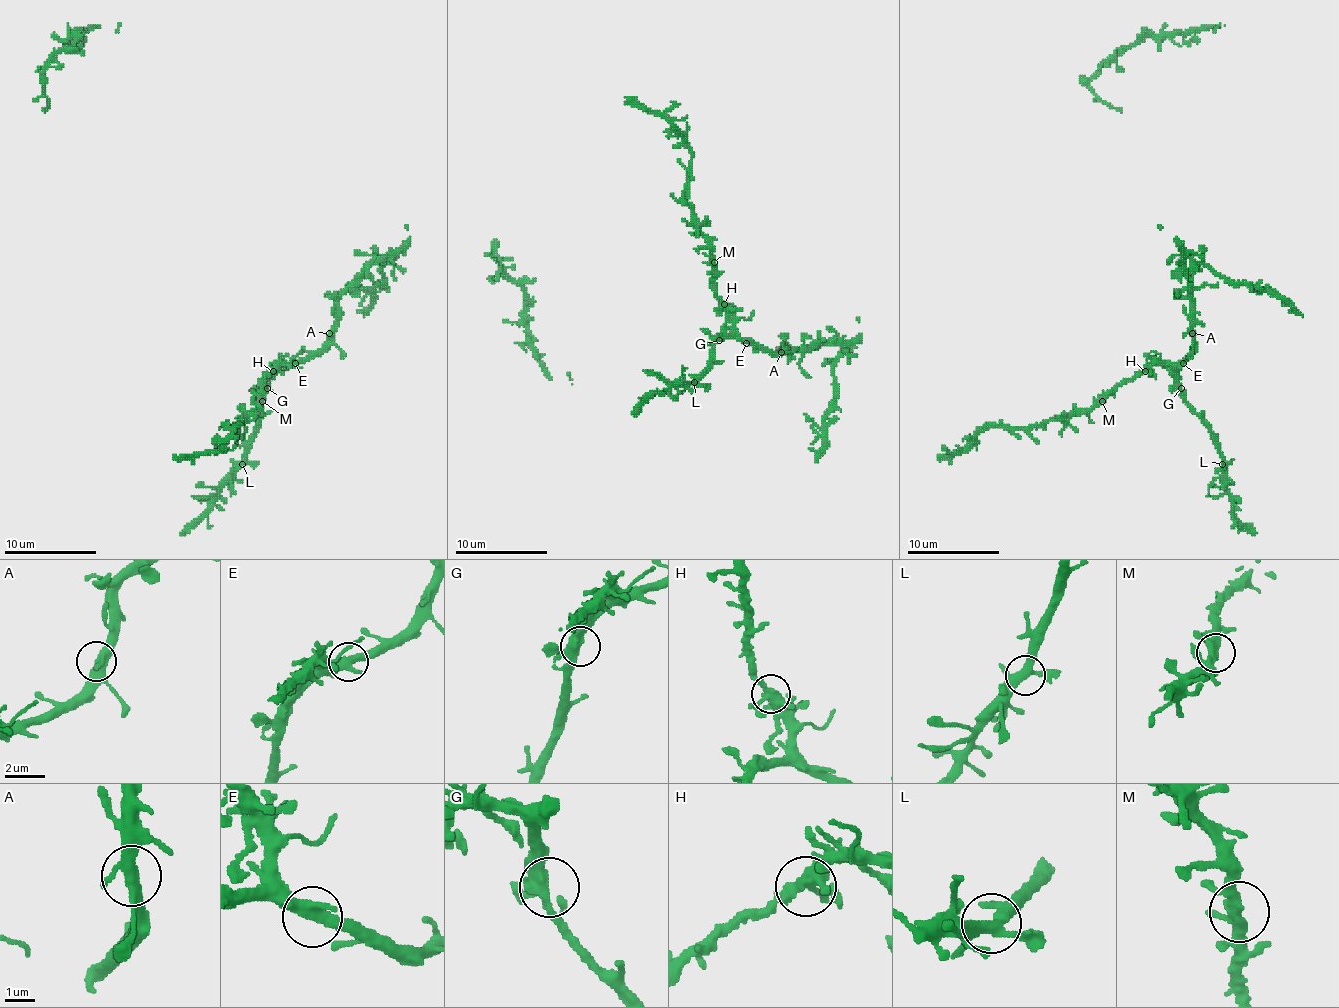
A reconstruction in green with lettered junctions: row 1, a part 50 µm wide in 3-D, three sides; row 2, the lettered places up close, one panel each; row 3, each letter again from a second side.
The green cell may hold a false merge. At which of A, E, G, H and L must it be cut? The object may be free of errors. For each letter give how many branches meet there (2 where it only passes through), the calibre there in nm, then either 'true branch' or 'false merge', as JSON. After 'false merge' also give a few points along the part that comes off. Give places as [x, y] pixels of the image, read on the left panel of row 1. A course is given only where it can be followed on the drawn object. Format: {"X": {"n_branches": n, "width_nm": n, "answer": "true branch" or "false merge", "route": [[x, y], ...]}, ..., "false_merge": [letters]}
{"A": {"n_branches": 4, "width_nm": 360, "answer": "true branch"}, "E": {"n_branches": 2, "width_nm": 460, "answer": "true branch"}, "G": {"n_branches": 3, "width_nm": 380, "answer": "true branch"}, "H": {"n_branches": 4, "width_nm": 400, "answer": "true branch"}, "L": {"n_branches": 4, "width_nm": 380, "answer": "true branch"}, "false_merge": []}

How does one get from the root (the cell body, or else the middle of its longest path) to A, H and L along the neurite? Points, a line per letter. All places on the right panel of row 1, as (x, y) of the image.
A: (1144, 354), (1149, 358), (1179, 363), (1192, 349), (1192, 333)
H: (1144, 354), (1151, 360), (1144, 372)
L: (1144, 354), (1149, 358), (1156, 358), (1169, 372), (1183, 402), (1208, 429), (1222, 464)

